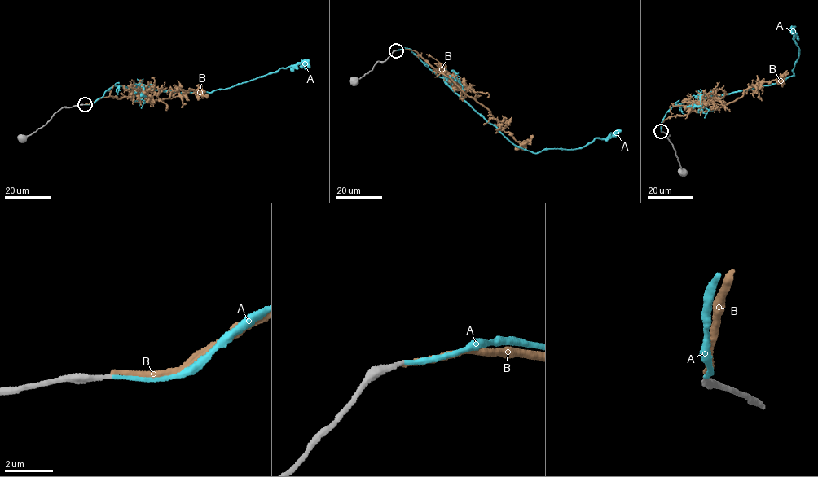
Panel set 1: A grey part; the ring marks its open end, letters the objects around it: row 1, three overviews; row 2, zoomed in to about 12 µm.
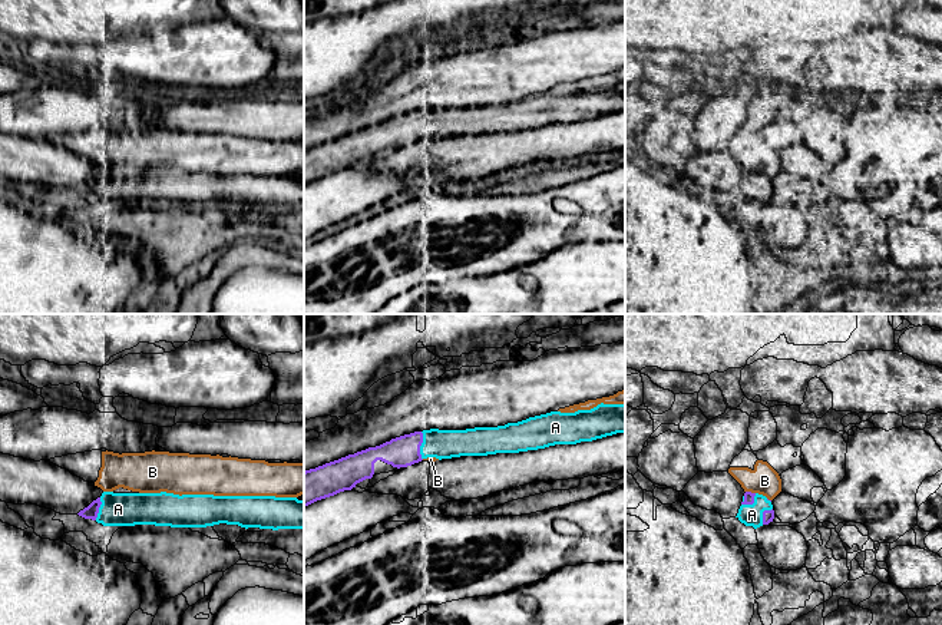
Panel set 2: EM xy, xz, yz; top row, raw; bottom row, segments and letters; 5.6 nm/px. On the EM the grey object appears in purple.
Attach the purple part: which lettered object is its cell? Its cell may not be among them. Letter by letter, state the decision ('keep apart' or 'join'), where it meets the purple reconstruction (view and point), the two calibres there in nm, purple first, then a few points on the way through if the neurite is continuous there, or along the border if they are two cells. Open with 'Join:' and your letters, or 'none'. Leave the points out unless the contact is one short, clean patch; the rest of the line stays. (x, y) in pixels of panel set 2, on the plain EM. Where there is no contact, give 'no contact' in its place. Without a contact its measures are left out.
Join: A
A: join; meets purple in yz at (752, 182); 60 nm thick on the purple side, 130 nm on the other; runs through yz (749, 177), (752, 182), (752, 194)
B: keep apart; meets purple in yz at (750, 171); 60 nm thick on the purple side, 160 nm on the other; border along yz (746, 169), (754, 172)

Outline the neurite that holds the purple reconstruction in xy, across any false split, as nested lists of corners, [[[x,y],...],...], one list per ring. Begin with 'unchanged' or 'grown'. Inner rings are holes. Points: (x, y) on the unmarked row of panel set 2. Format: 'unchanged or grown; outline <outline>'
grown; outline [[[103,171],[77,192],[103,205],[155,204],[171,206],[206,206],[219,202],[260,208],[304,208],[304,179],[275,175],[214,175],[173,172],[113,172]]]

